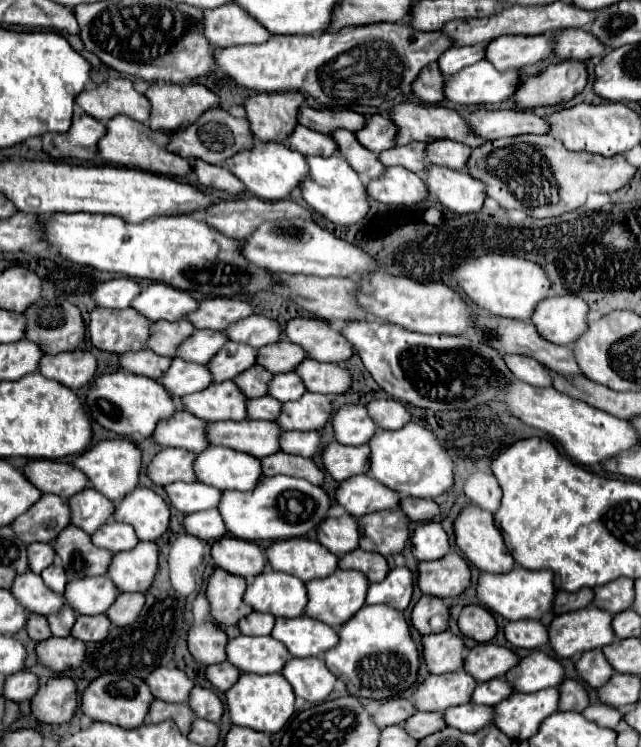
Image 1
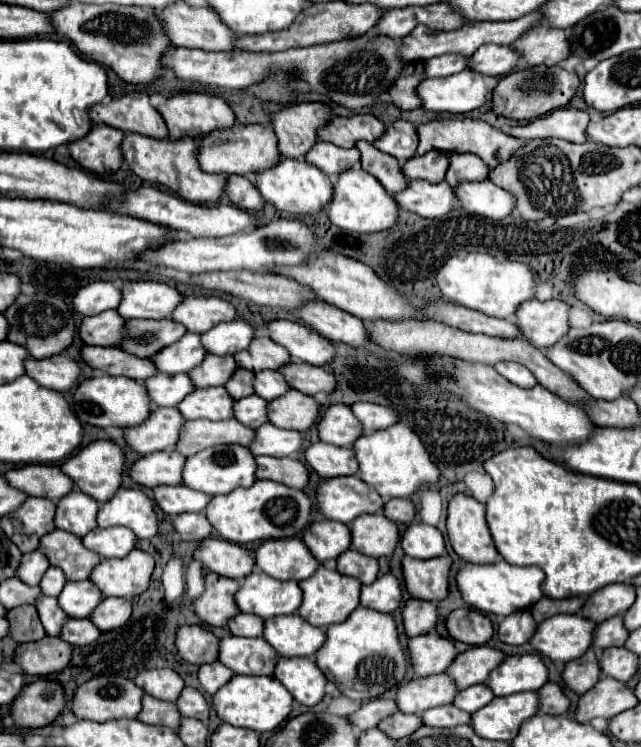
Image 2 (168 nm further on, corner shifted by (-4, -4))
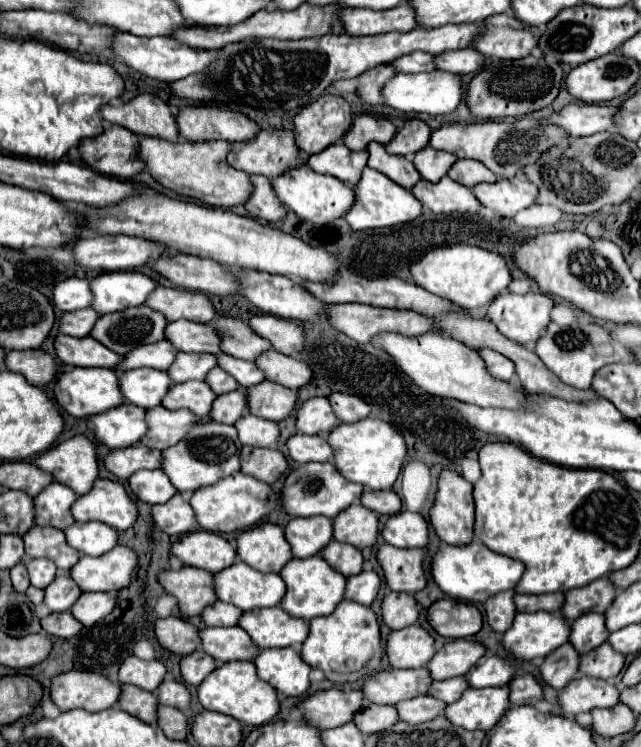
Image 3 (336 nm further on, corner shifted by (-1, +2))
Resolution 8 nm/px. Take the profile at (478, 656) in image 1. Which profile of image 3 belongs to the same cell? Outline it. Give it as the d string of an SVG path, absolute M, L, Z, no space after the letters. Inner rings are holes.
M448 640L426 664L432 680L448 680L454 676L464 676L472 664L480 656L484 656L486 648L472 640Z

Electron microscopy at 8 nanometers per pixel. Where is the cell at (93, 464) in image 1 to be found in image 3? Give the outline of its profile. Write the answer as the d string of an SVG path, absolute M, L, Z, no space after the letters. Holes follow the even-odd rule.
M74 436L42 452L34 466L52 474L56 482L72 488L78 496L88 492L98 478L96 444L86 436Z

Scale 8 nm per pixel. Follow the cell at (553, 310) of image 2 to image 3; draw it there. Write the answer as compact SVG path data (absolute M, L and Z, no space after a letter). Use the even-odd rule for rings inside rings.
M498 294L488 310L486 318L498 326L498 330L518 344L534 346L550 324L550 310L554 302L546 294Z

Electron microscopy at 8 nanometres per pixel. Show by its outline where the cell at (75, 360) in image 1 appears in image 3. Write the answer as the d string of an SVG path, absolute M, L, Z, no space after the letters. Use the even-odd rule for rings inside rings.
M8 350L4 366L10 372L22 374L32 386L44 386L56 374L56 362L44 350Z

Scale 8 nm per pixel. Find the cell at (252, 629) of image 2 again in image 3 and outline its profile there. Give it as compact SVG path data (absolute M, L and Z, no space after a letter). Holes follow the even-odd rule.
M218 600L210 606L206 606L204 612L200 614L200 618L206 626L236 626L238 616L242 616L240 608L226 604L226 602L218 602Z

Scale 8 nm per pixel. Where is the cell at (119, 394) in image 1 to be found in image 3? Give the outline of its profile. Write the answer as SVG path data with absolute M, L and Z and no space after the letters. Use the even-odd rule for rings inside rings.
M72 368L68 372L62 372L56 378L54 398L70 416L78 418L86 418L96 412L106 412L108 408L116 408L116 404L124 402L116 384L116 372L110 368Z

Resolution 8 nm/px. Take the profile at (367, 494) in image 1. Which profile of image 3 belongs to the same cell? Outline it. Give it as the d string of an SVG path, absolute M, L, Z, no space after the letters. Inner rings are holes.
M306 462L298 468L292 468L284 476L284 486L280 492L282 508L288 516L326 516L336 518L338 512L348 508L350 504L356 504L362 496L360 484L352 484L350 480L344 480L340 472L336 472L336 466L330 462Z

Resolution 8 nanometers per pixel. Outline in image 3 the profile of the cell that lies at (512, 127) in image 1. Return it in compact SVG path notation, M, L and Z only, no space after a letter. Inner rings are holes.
M568 104L550 116L552 124L562 126L572 136L590 136L614 126L614 108L600 104Z

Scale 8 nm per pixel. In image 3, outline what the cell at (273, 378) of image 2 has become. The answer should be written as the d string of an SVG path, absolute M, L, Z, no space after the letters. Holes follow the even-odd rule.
M224 352L216 354L216 360L218 360L218 366L222 370L226 370L230 376L234 376L236 382L240 382L240 386L244 386L244 388L260 384L264 380L260 368L256 368L254 362L240 360L240 358L234 358L234 356L224 354Z

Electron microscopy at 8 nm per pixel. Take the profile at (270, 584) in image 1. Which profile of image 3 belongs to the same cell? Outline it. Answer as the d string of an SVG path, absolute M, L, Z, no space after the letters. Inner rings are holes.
M242 560L214 574L214 592L218 600L230 602L240 610L278 606L286 586L278 574L260 574Z

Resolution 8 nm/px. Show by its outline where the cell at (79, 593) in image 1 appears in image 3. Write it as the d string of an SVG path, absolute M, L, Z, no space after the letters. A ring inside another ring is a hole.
M58 574L52 584L44 588L44 604L50 612L66 612L80 598L80 588L68 580L68 574Z

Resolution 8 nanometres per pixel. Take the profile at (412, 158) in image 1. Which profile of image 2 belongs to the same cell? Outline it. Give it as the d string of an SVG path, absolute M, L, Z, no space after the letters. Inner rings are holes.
M431 150L423 156L413 156L401 166L401 172L407 178L413 180L421 178L431 184L441 182L445 178L445 170L447 170L447 154L439 154L439 150Z

